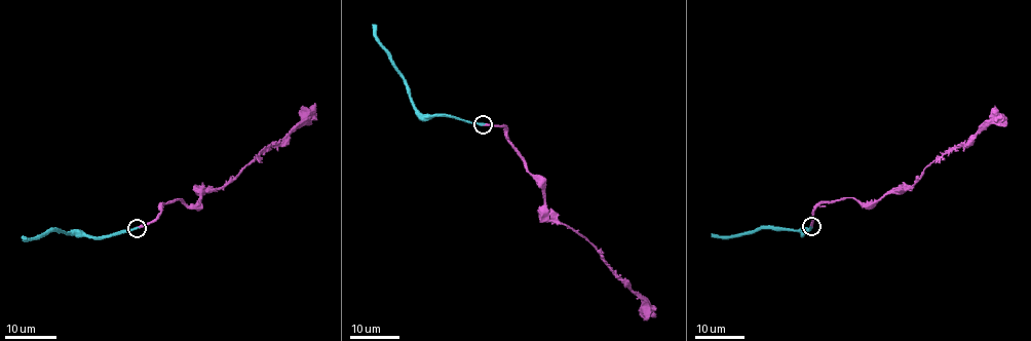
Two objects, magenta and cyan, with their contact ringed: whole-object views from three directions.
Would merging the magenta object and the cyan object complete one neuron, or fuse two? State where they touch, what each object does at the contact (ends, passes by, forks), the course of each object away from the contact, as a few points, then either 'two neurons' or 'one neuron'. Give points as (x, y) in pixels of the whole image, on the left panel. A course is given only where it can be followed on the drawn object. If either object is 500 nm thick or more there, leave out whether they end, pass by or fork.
place (137, 228); magenta ends; cyan ends; course magenta (136, 228), (149, 224), (161, 203), (180, 198), (194, 205), (227, 185), (315, 103); course cyan (136, 228), (100, 237), (56, 231), (31, 238), (21, 237); one neuron

